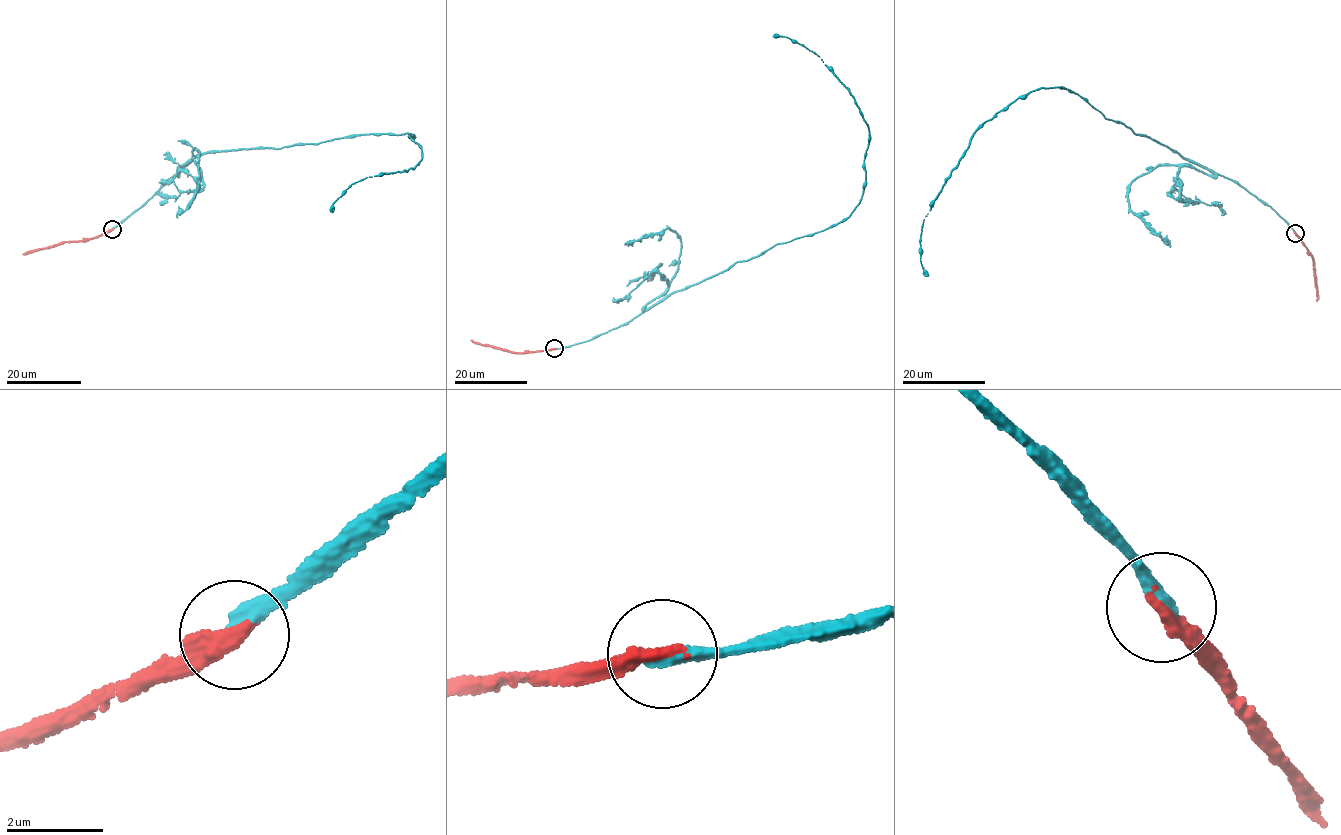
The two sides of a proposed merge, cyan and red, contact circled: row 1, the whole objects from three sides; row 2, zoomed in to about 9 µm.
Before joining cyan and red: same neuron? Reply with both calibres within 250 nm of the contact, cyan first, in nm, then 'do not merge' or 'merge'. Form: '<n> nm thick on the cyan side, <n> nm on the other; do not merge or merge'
360 nm thick on the cyan side, 400 nm on the other; merge

